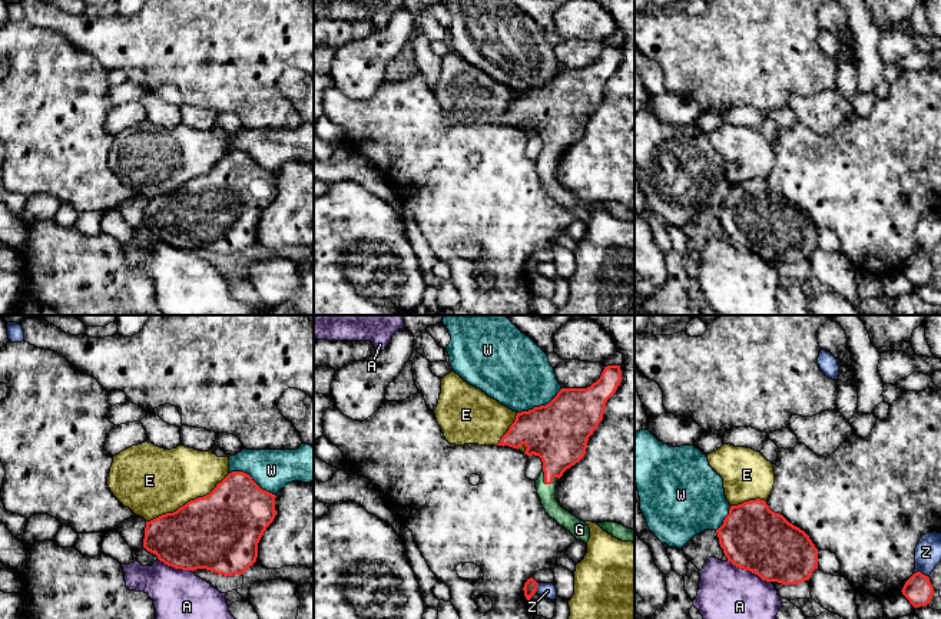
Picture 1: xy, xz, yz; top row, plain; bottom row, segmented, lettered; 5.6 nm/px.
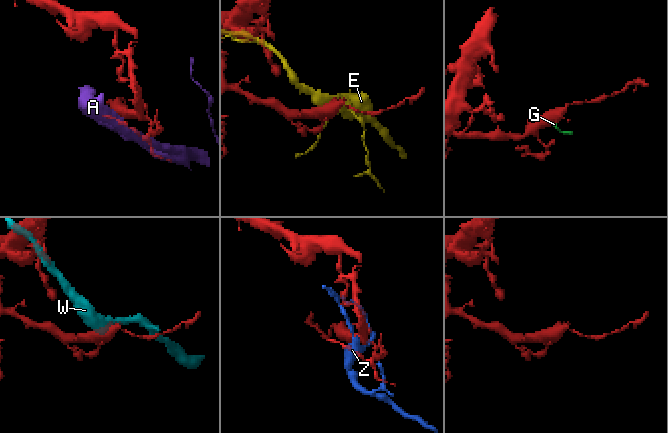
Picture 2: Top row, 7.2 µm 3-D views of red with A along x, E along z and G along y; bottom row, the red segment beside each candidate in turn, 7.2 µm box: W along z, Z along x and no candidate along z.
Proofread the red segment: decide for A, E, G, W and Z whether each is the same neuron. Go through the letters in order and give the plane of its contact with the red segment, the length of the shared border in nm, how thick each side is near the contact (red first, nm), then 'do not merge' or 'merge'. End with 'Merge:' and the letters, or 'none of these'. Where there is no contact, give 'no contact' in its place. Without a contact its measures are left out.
A: yz | 280 nm | 360/400 nm | do not merge
E: xy | 550 nm | 440/380 nm | do not merge
G: xz | 100 nm | 300/100 nm | merge
W: xy | 280 nm | 380/220 nm | do not merge
Z: yz | 90 nm | 160/140 nm | do not merge
Merge: G

